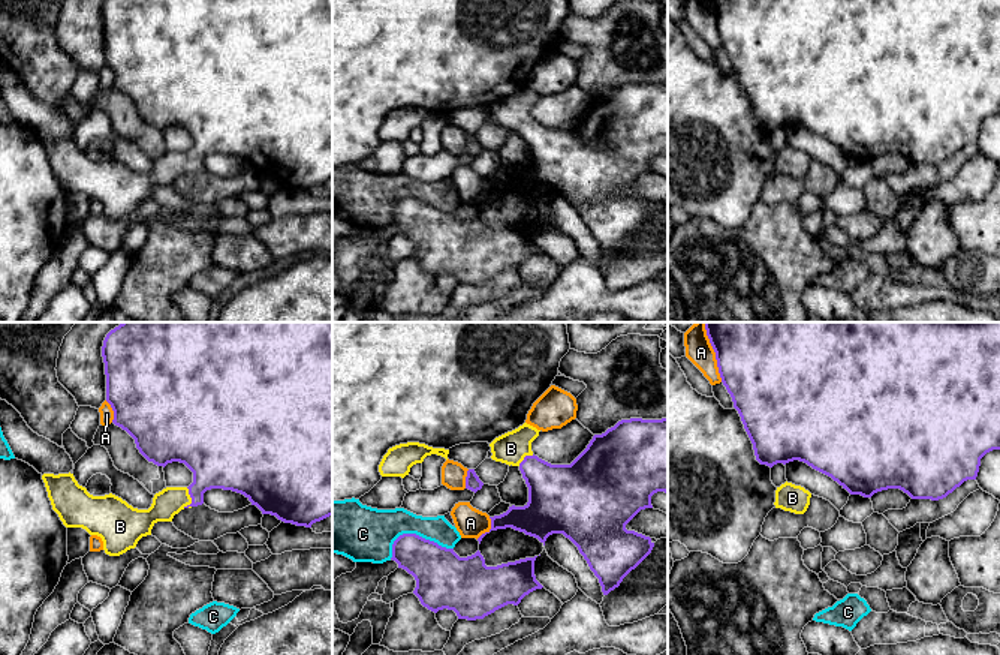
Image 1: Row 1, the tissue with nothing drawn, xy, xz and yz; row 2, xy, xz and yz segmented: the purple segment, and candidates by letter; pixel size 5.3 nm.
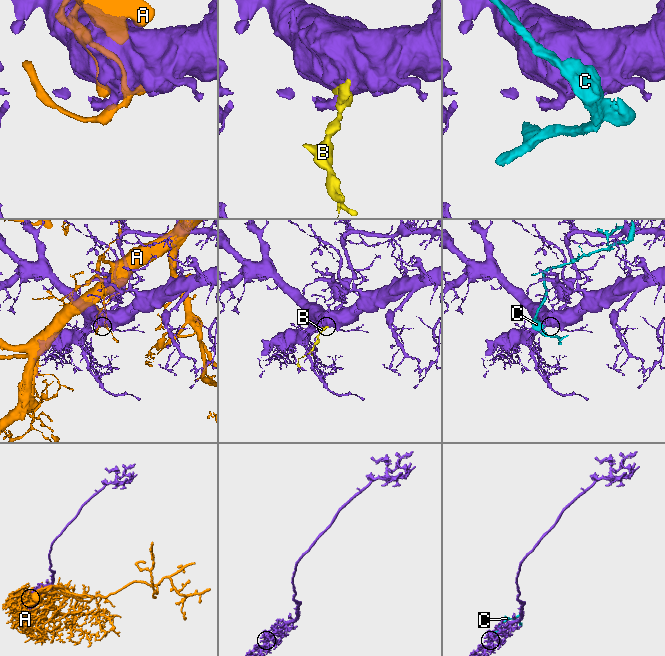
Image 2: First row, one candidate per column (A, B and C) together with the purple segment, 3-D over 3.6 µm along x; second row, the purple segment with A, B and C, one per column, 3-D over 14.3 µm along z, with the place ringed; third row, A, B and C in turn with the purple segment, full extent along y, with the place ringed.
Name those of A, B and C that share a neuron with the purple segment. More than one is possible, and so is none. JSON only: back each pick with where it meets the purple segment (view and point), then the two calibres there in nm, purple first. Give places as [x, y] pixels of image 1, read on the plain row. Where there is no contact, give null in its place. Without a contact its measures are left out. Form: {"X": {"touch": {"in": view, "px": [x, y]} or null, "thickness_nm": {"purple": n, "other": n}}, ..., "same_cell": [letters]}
{"B": {"touch": {"in": "xy", "px": [190, 161]}, "thickness_nm": {"purple": 300, "other": 150}}, "same_cell": ["B"]}

